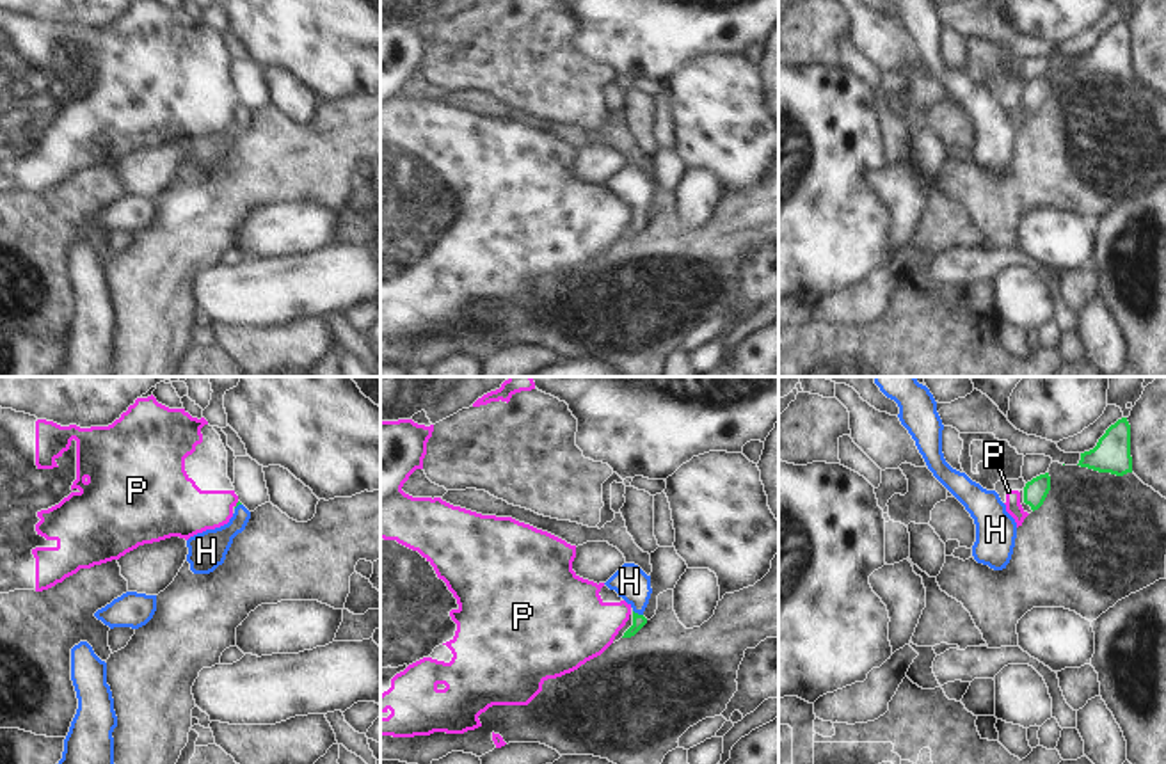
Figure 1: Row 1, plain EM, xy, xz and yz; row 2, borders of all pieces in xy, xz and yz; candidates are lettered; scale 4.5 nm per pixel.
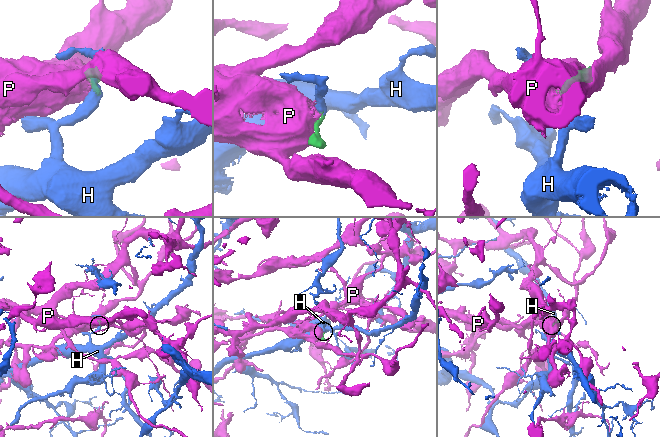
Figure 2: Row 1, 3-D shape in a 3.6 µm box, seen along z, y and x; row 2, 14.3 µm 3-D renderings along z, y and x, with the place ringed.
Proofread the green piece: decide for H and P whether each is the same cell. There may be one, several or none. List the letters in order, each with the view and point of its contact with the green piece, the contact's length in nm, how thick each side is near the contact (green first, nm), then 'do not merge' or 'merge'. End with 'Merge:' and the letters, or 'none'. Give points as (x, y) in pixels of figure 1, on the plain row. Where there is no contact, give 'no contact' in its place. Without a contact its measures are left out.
H: meets green in xz at (637, 215); contact 50 nm long; 60 nm thick on the green side, 160 nm on the other; merge
P: meets green in xy at (237, 107); contact 40 nm long; 20 nm thick on the green side, 240 nm on the other; do not merge
Merge: H

